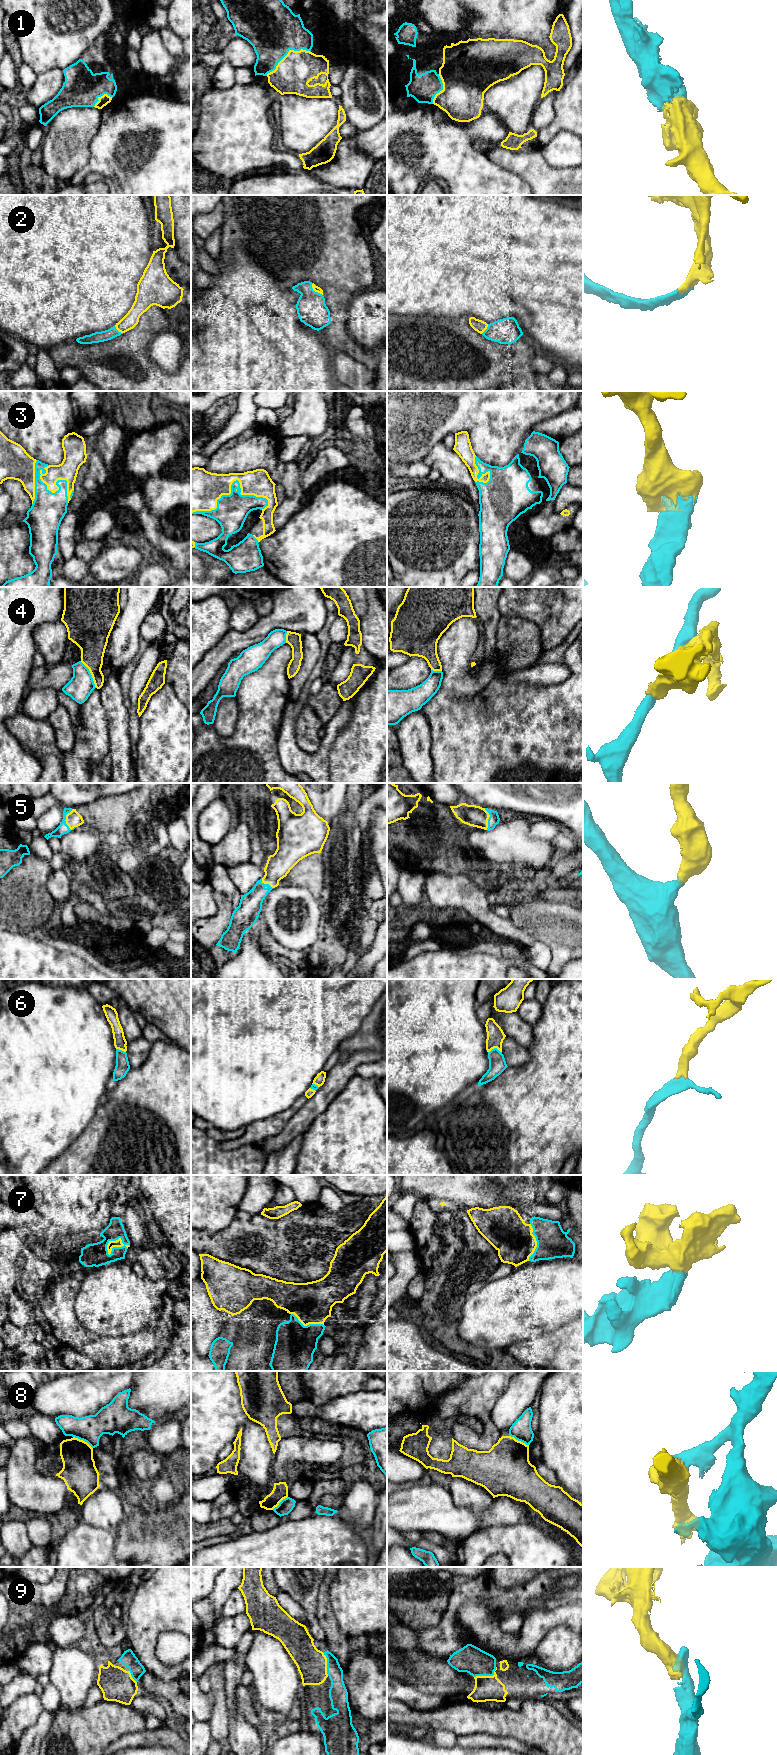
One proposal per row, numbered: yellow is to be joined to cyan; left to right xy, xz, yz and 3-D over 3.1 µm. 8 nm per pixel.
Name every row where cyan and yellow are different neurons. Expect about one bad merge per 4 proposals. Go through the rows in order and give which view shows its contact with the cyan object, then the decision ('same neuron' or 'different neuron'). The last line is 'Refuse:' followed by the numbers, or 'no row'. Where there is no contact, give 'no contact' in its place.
1: contact in xz; same neuron
2: contact in xz; same neuron
3: contact in xz; same neuron
4: contact in xy; different neuron
5: contact in xy; same neuron
6: contact in yz; same neuron
7: contact in xy; same neuron
8: contact in xy; different neuron
9: contact in yz; same neuron
Refuse: 4, 8

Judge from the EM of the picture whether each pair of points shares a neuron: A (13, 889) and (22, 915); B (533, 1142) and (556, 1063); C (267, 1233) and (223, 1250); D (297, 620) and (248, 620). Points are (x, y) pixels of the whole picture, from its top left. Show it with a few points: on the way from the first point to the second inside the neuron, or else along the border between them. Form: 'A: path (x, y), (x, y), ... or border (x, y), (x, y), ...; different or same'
A: path (19, 895), (19, 909); same
B: path (534, 1122), (556, 1100), (556, 1083); same
C: path (256, 1233), (248, 1236), (238, 1236), (234, 1240); same
D: border (259, 618), (247, 630), (236, 631); different

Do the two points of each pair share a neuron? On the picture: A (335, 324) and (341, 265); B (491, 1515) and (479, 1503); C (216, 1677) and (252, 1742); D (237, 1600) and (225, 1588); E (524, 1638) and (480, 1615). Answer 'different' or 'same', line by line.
A: same
B: different
C: different
D: different
E: same

